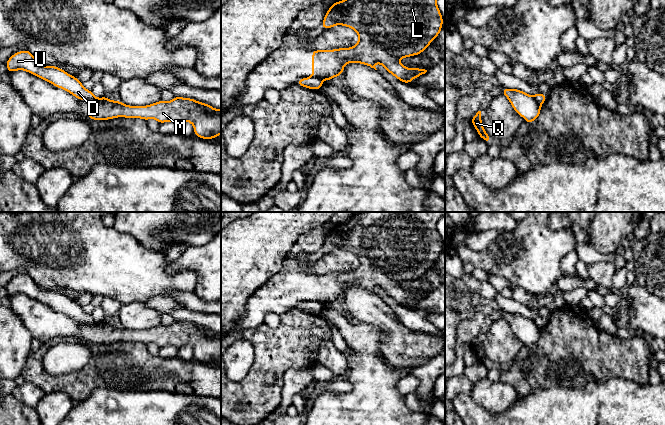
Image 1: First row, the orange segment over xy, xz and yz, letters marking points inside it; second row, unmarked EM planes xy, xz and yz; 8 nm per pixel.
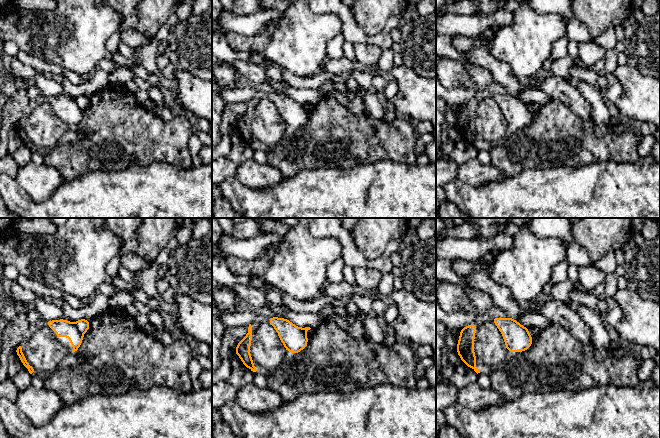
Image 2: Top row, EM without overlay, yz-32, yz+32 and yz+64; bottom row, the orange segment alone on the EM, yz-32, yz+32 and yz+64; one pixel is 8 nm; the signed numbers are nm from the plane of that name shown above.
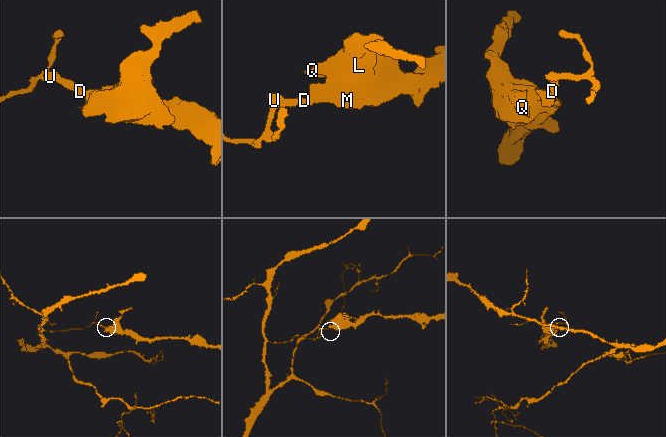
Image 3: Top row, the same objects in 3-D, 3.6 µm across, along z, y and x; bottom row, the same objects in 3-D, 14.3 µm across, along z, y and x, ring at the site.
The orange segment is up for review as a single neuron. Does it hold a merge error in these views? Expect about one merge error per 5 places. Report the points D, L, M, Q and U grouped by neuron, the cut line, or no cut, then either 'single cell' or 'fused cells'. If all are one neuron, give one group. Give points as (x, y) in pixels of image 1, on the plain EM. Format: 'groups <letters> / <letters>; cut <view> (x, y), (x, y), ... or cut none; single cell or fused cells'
groups D U / L M Q; cut yz (532, 320), (540, 330); fused cells

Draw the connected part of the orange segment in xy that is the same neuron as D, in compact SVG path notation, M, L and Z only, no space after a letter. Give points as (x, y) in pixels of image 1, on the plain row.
M29 274L14 277L7 285L6 290L9 297L24 294L35 299L57 312L63 313L79 324L96 324L92 314L84 312L75 300L65 296L57 290L41 289Z

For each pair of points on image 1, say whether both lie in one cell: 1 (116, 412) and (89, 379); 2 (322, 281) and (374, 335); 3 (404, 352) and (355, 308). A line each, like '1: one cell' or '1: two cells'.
1: two cells
2: two cells
3: one cell

